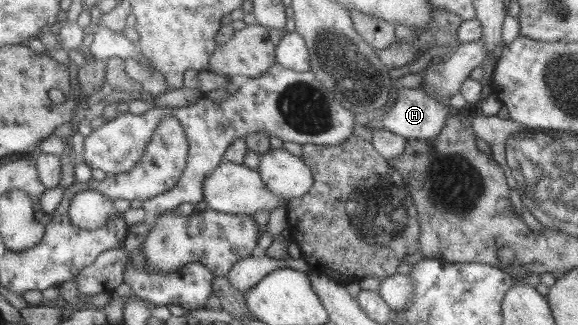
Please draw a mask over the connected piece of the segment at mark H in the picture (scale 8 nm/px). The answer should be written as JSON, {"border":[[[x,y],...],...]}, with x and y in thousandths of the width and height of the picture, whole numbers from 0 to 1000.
{"border":[[[725,268],[721,274],[696,271],[692,283],[694,295],[657,363],[661,394],[697,418],[701,428],[734,431],[754,422],[775,363],[779,329],[754,314],[749,302],[734,289]]]}

